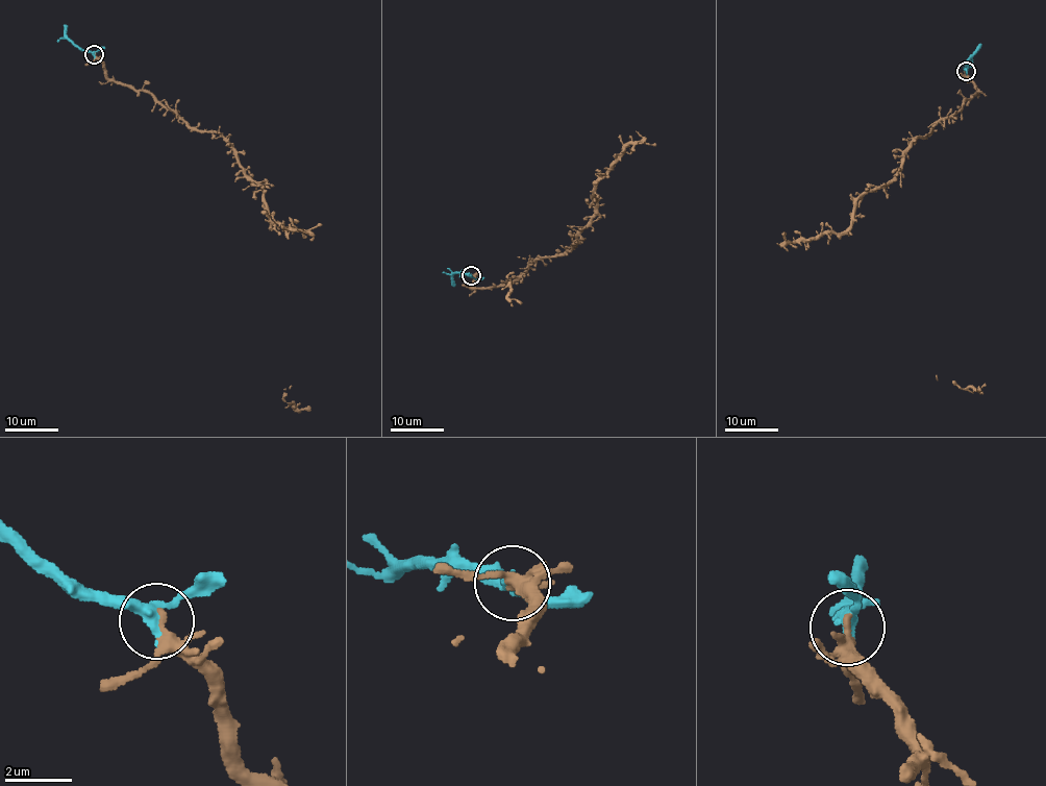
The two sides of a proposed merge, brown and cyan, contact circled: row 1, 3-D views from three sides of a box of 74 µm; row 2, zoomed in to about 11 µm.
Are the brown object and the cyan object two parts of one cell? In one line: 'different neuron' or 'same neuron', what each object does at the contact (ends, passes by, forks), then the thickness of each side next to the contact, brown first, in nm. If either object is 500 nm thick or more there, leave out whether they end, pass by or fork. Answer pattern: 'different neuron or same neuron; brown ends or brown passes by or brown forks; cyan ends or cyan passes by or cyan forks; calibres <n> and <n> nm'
same neuron; brown forks; cyan passes by; calibres 200 and 320 nm

